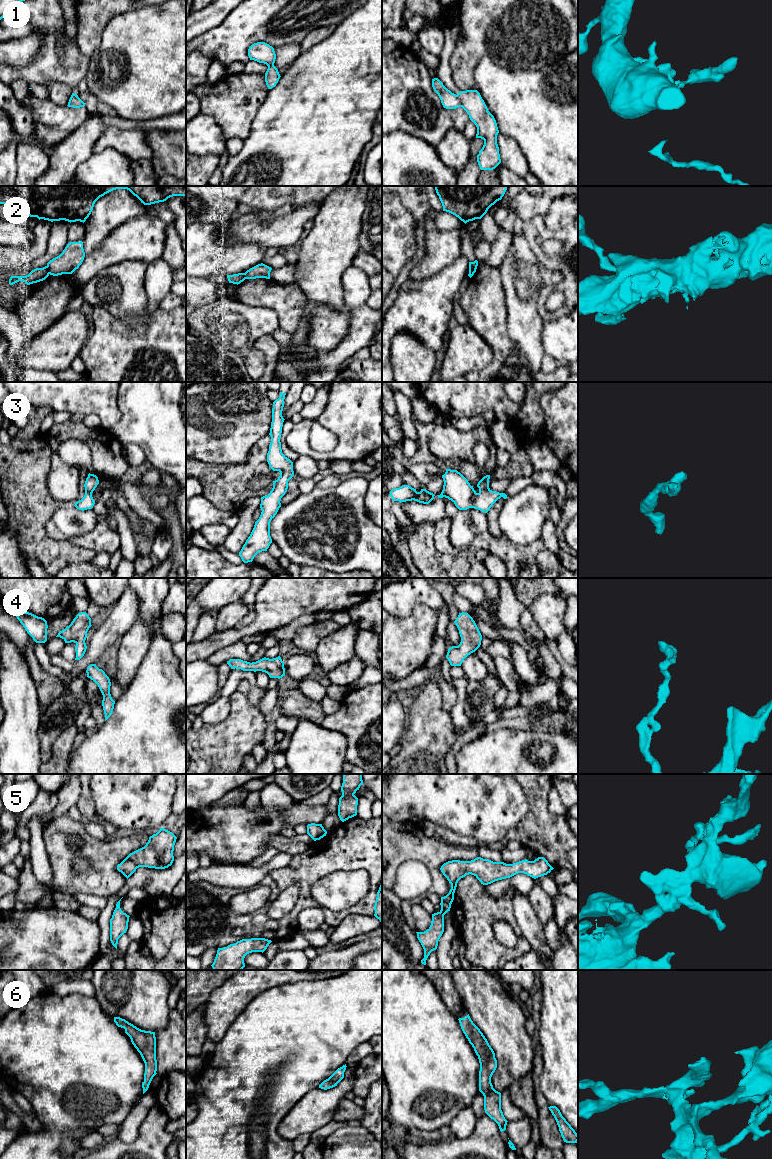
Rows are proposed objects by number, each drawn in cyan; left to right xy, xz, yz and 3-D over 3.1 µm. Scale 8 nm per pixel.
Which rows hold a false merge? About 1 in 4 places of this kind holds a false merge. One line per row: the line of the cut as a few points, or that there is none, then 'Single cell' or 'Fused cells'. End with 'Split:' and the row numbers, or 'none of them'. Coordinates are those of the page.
1: Split along yz (457, 94), (461, 106). Fused cells
2: Split along xy (46, 266), (49, 273). Fused cells
3: No split. Single cell
4: No split. Single cell
5: No split. Single cell
6: No split. Single cell
Split: 1, 2

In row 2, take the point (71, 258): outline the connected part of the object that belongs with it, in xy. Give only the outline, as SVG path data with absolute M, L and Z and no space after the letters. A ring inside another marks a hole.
M70 242L63 252L47 263L50 275L72 274L82 264L85 257L83 242Z

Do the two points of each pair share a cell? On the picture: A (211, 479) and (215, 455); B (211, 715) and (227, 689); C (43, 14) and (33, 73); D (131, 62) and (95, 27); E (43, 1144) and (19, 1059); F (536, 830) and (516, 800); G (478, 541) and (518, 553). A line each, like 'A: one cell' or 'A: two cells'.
A: two cells
B: two cells
C: one cell
D: two cells
E: one cell
F: two cells
G: one cell

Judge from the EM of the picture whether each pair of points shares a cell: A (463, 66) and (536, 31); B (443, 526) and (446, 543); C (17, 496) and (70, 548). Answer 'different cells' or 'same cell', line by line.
A: same cell
B: same cell
C: same cell

